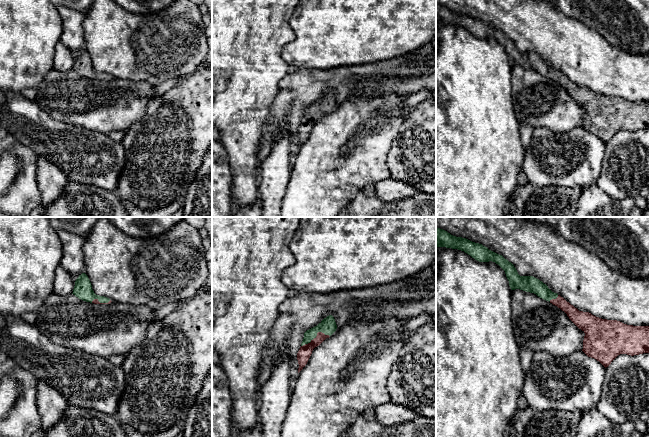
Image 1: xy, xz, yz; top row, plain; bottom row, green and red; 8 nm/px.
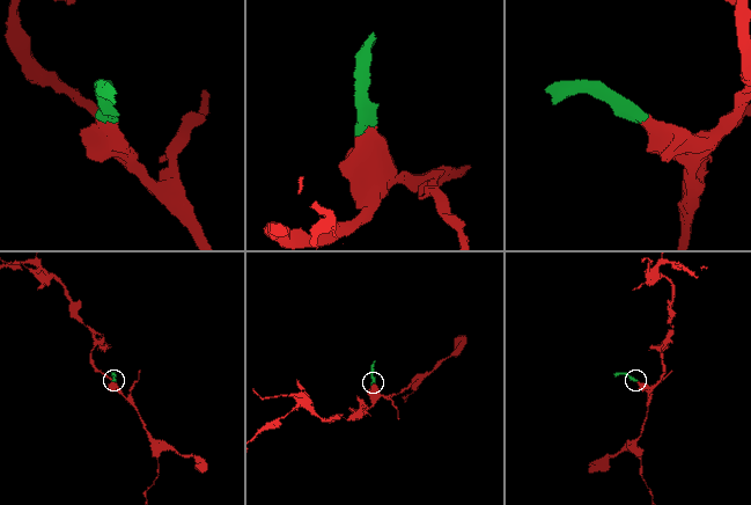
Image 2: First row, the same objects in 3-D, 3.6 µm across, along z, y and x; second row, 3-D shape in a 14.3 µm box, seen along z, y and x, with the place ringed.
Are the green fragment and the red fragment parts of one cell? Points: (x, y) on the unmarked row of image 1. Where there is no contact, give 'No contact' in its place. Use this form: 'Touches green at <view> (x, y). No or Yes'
Touches green at xz (315, 112). Yes

